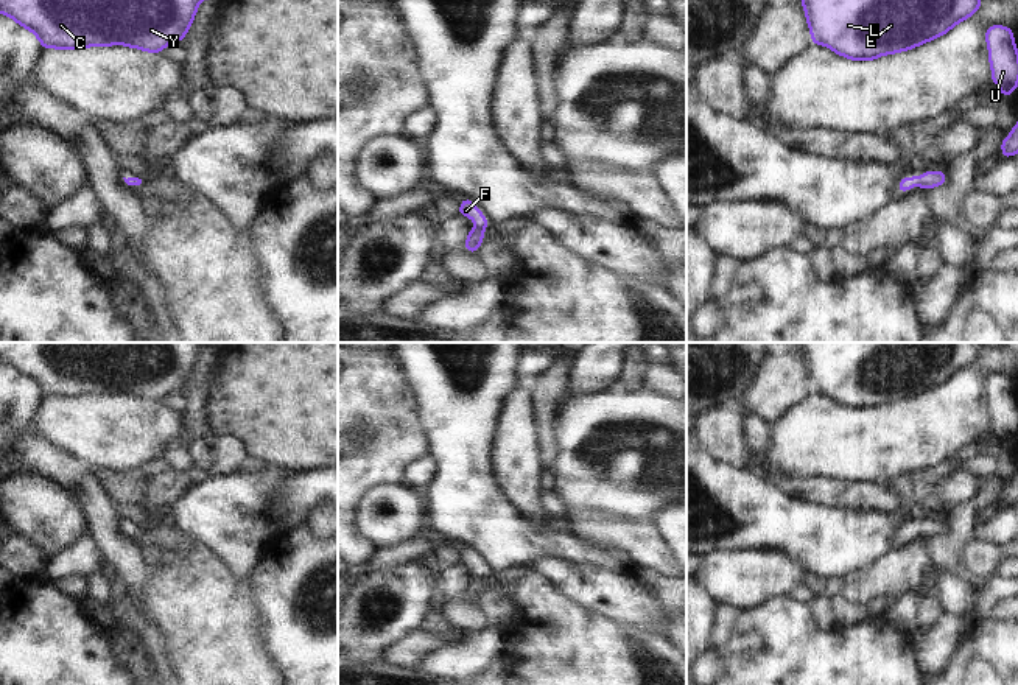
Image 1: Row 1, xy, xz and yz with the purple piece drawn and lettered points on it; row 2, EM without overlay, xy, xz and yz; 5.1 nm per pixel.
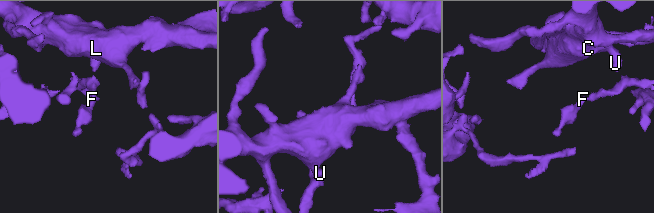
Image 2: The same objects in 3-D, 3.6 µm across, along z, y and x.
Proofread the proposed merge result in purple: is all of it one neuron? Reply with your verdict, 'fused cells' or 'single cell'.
single cell

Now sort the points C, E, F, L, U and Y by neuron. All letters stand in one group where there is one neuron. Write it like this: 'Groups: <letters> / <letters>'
Groups: C E F L U Y

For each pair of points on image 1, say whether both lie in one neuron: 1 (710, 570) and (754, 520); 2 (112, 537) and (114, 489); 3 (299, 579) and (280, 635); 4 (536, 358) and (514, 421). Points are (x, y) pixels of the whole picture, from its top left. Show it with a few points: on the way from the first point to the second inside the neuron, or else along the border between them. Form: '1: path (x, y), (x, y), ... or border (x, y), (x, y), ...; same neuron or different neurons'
1: border (765, 551), (710, 551), (704, 558); different neurons
2: border (94, 474), (98, 486), (112, 502); different neurons
3: path (298, 593), (293, 603), (293, 621); same neuron
4: border (516, 385), (530, 393); different neurons

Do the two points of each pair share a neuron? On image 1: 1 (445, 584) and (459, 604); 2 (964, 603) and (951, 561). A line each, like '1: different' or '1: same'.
1: different
2: different

